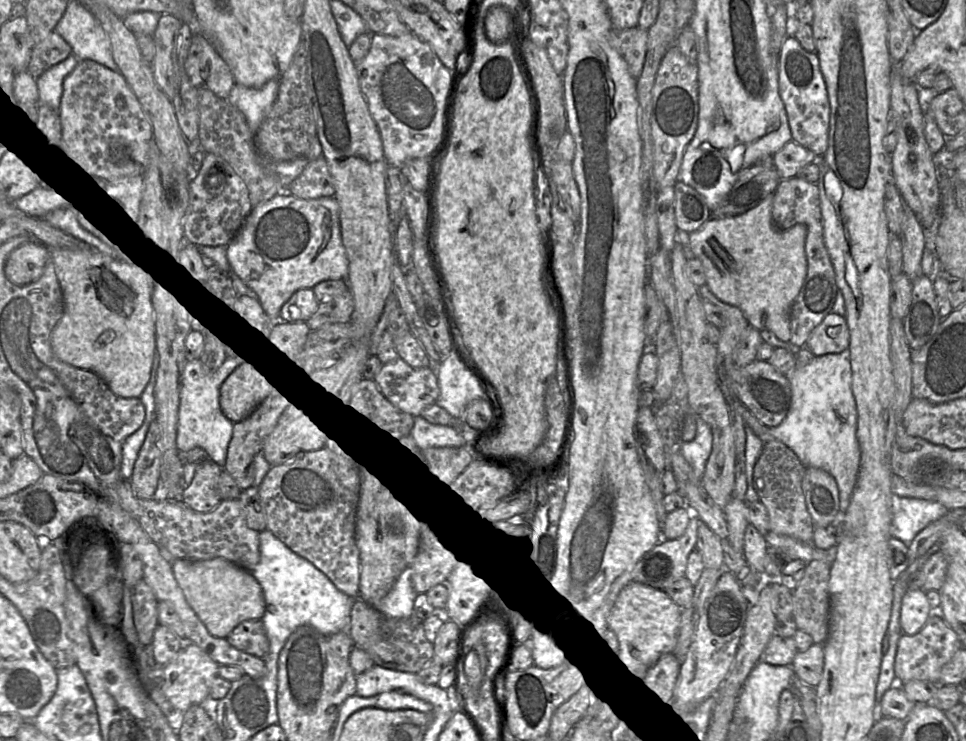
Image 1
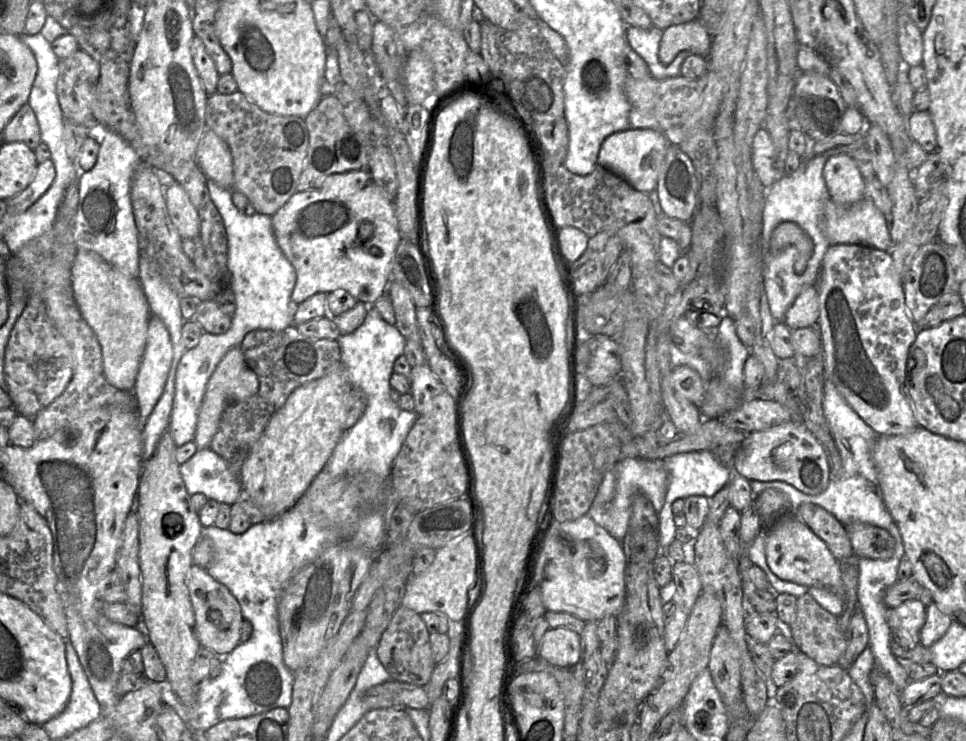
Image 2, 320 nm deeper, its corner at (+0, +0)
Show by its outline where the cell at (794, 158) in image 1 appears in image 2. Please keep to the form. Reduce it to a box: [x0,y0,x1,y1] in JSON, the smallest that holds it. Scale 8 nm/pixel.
[751,127,782,187]

